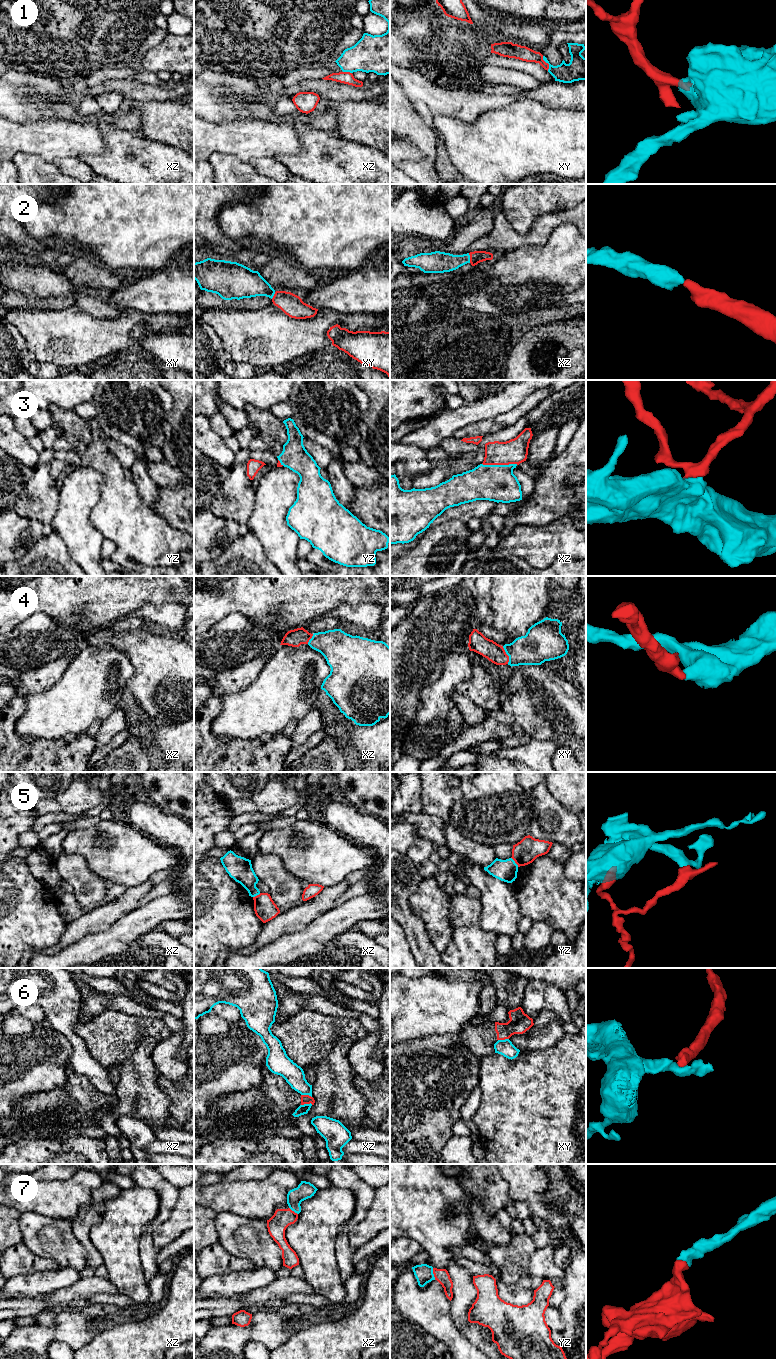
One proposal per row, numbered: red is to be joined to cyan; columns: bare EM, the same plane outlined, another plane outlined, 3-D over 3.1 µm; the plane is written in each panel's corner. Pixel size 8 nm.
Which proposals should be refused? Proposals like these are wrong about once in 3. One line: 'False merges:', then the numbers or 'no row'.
False merges: 1, 5, 6

